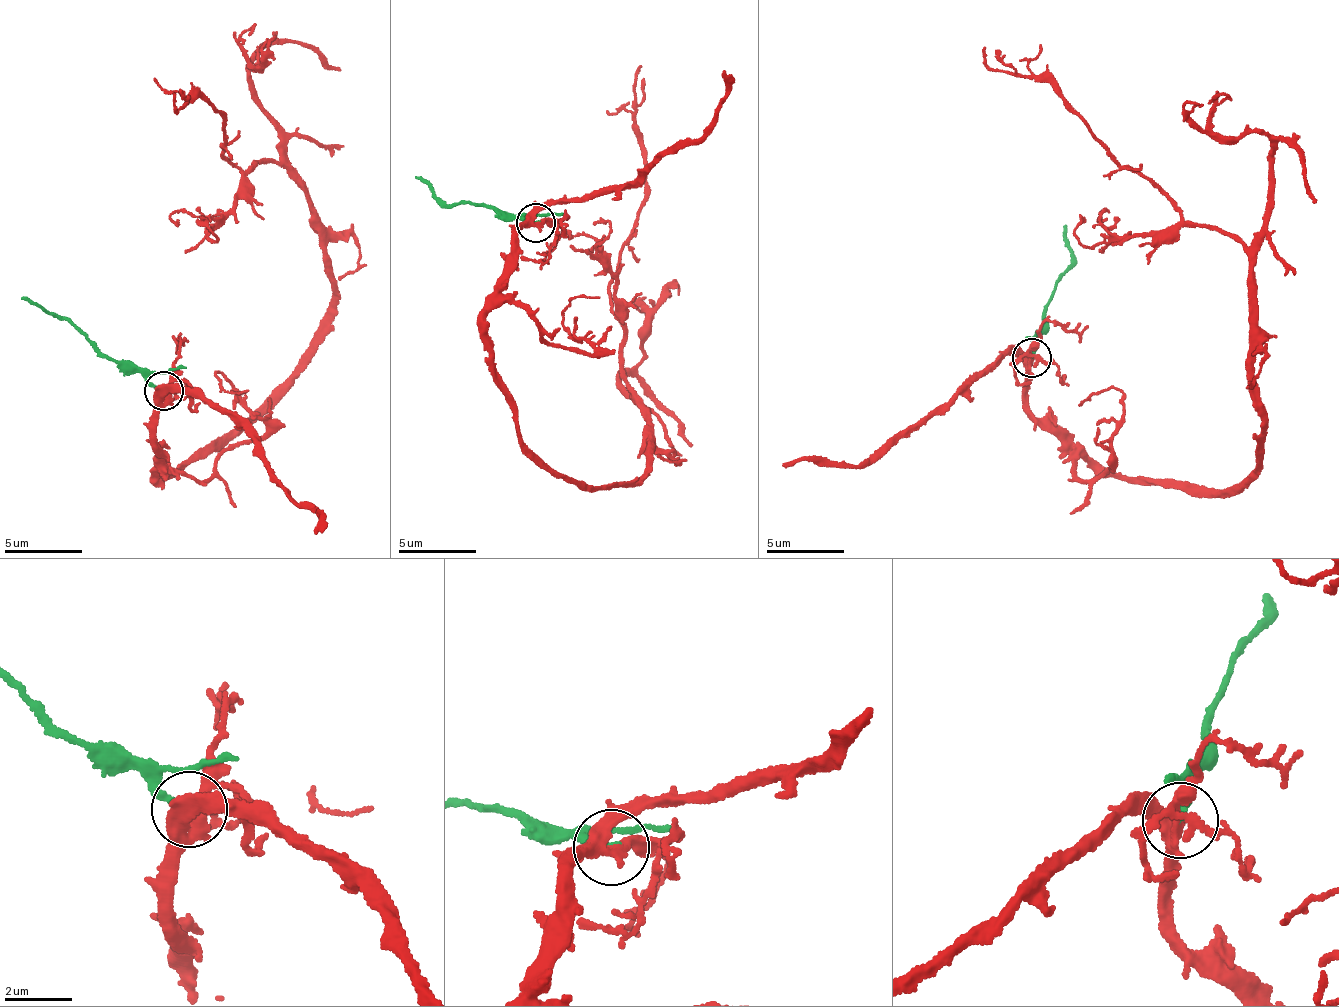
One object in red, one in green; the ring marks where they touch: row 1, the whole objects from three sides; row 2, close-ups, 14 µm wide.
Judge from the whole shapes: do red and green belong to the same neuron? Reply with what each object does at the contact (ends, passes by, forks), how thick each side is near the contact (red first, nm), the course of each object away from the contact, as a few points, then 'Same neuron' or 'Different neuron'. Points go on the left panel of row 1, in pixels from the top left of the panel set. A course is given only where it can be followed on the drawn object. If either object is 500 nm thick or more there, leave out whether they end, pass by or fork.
At the ring red passes by. At the ring green ends. Thickness 240 nm (red) against 240 nm. Course of red: (165, 391), (157, 475), (295, 368), (331, 288), (307, 183), (223, 158), (222, 114), (176, 96). Course of green: (165, 391), (89, 344), (73, 324), (54, 318), (20, 299). Same neuron

